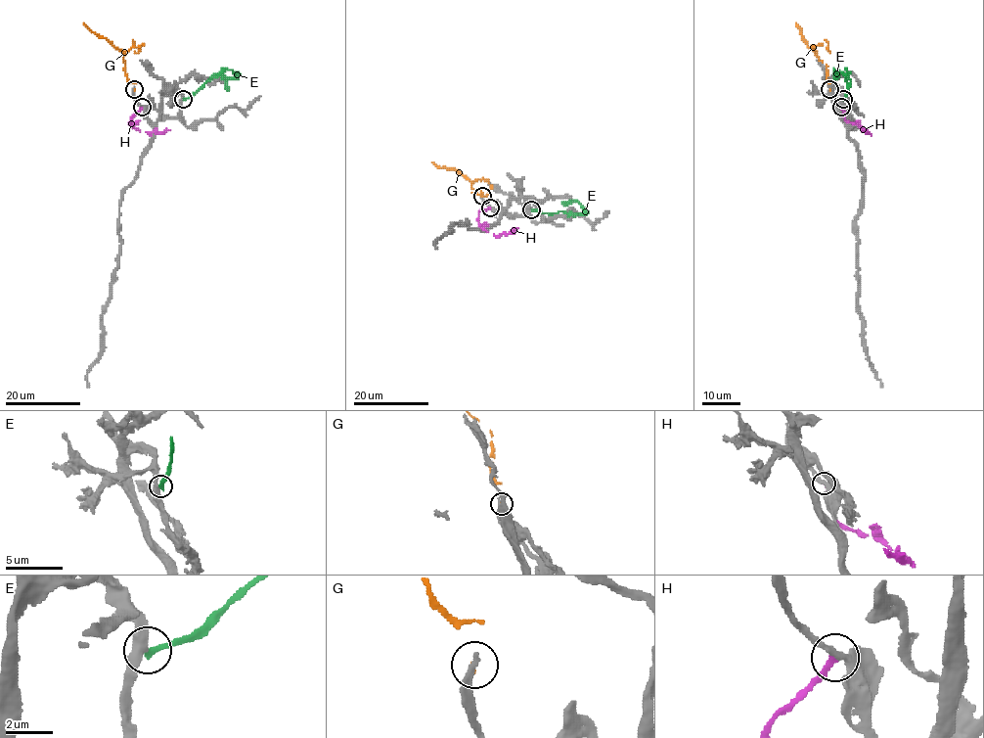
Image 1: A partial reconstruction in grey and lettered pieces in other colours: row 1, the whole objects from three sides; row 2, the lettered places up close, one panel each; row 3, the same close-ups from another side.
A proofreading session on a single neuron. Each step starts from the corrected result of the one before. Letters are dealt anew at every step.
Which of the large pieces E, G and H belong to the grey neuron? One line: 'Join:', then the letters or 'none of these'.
Join: none of these

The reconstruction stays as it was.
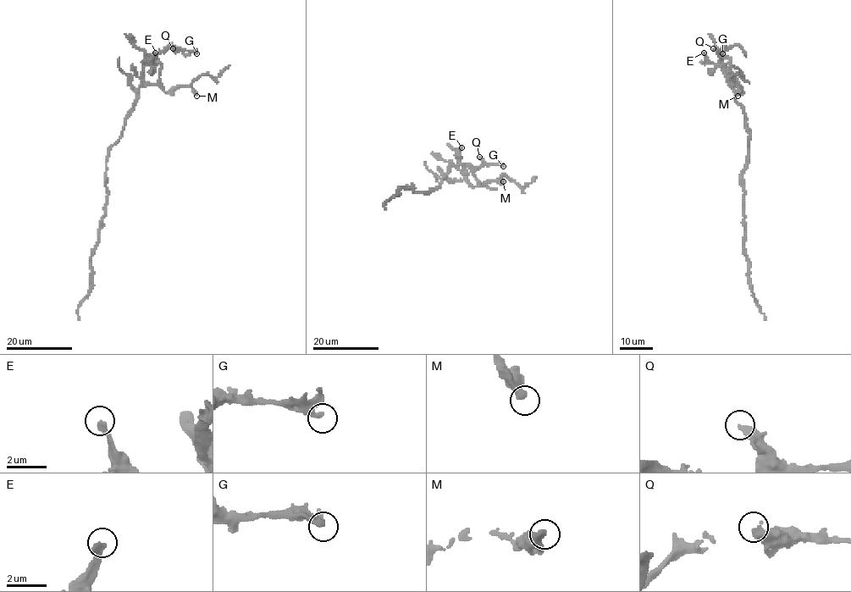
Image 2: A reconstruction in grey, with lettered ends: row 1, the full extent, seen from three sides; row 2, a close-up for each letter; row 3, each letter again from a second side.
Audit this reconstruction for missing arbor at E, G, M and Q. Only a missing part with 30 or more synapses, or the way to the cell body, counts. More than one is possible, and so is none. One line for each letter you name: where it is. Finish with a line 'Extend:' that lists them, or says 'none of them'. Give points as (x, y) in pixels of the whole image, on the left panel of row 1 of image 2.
Extend: none of them

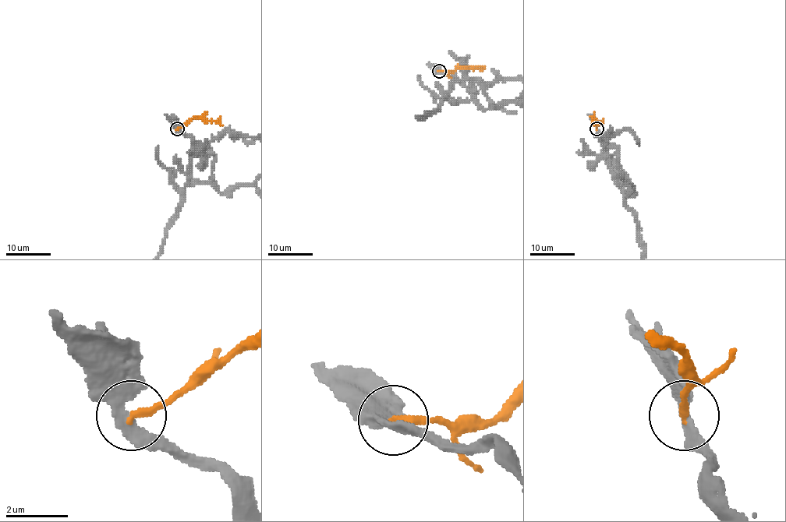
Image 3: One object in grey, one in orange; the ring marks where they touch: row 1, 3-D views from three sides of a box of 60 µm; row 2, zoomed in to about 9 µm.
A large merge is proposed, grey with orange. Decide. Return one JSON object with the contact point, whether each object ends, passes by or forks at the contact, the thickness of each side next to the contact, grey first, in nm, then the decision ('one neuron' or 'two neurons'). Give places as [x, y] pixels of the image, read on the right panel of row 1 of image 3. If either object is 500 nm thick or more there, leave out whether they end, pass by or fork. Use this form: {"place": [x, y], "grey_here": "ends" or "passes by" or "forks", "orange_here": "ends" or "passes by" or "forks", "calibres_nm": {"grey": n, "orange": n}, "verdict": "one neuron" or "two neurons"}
{"place": [596, 128], "grey_here": "passes by", "orange_here": "ends", "calibres_nm": {"grey": 340, "orange": 220}, "verdict": "two neurons"}

